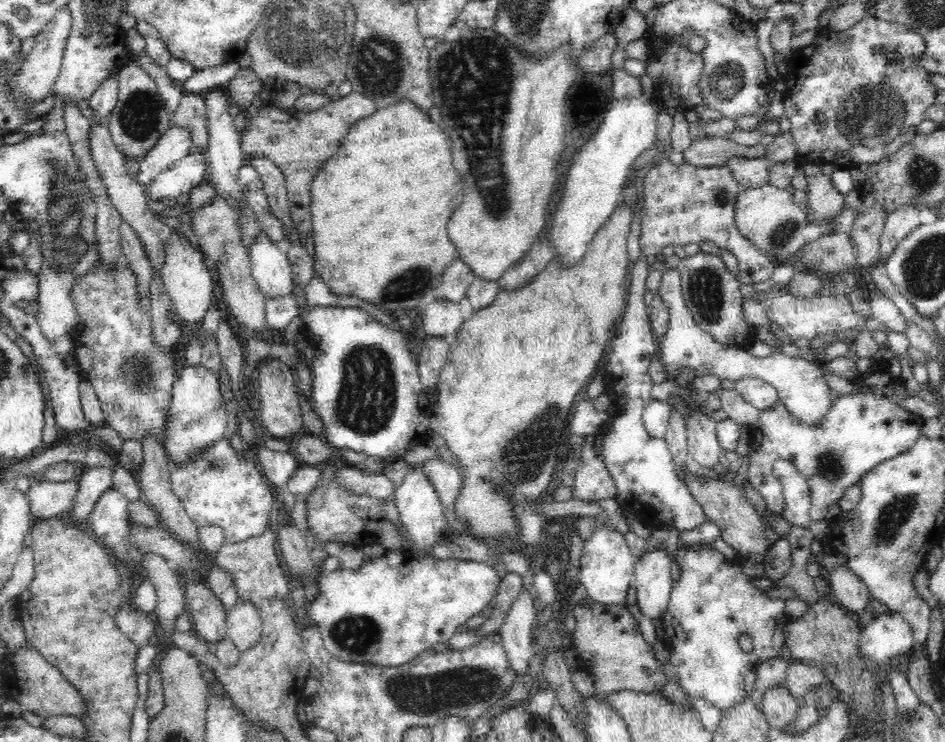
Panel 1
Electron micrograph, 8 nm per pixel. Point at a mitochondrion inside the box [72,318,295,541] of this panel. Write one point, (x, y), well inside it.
(142, 375)

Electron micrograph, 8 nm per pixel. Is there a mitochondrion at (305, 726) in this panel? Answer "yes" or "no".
no

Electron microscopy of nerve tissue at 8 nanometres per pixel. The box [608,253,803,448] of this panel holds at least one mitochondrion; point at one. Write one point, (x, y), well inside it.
(705, 287)

